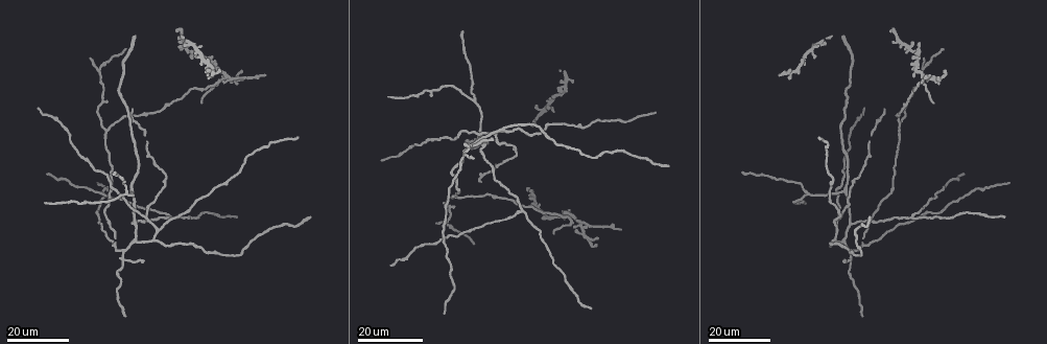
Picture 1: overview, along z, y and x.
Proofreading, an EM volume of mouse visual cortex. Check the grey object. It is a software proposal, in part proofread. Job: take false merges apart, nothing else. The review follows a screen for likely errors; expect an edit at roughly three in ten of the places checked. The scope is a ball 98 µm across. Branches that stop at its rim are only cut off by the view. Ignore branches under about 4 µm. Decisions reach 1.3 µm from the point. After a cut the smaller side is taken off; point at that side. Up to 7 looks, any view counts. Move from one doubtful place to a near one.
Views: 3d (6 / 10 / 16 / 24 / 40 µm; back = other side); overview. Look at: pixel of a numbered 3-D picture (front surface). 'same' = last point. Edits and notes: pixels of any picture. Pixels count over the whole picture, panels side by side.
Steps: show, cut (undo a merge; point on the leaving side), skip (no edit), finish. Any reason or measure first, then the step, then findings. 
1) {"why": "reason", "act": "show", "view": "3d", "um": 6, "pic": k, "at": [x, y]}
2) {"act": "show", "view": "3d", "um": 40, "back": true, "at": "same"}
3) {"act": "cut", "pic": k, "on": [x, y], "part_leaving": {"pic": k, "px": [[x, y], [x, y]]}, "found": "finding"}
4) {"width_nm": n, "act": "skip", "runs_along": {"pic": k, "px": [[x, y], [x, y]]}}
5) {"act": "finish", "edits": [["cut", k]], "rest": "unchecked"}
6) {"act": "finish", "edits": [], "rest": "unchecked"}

{"why": "a fork", "act": "show", "view": "3d", "um": 16, "pic": 1, "at": [910, 215]}

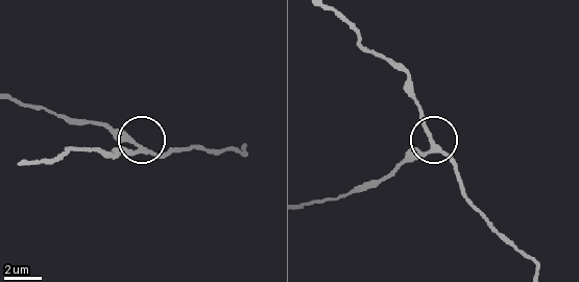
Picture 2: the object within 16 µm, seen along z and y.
{"act": "show", "view": "3d", "um": 10, "pic": 2, "at": [141, 148]}

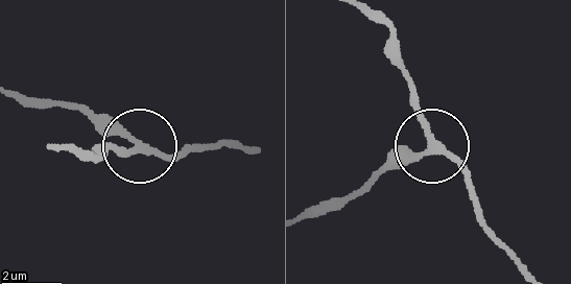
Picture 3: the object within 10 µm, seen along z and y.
{"width_nm": 230, "act": "skip", "runs_along": {"pic": 3, "px": [[78, 149], [146, 145], [181, 157]]}, "found": "all the same neuron"}

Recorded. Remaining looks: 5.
{"why": "branch point", "act": "show", "view": "3d", "um": 16, "pic": 1, "at": [843, 190]}

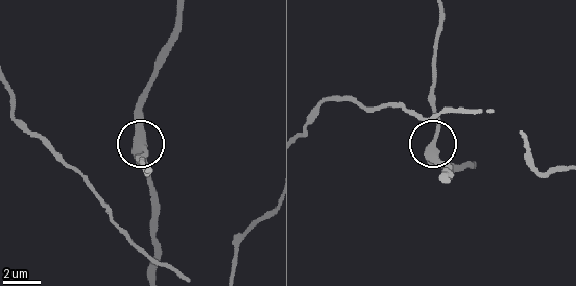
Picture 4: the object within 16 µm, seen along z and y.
{"why": "closer look", "act": "show", "view": "3d", "um": 6, "pic": 4, "at": [141, 143]}

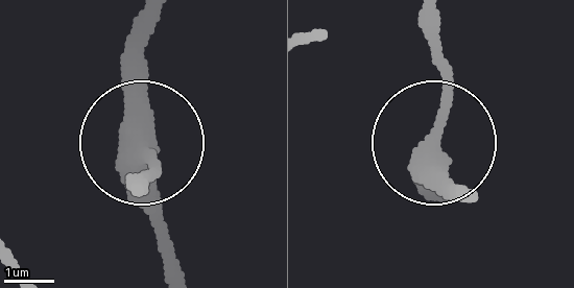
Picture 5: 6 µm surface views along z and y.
{"why": "other side", "act": "show", "view": "3d", "um": 6, "back": true, "pic": 5, "at": [432, 143]}

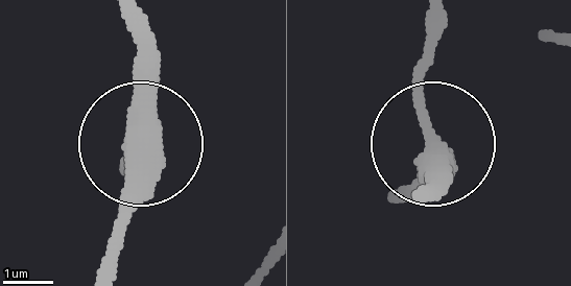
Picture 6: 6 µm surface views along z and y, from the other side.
{"arms": 3, "act": "skip", "found": "continuous, no second neuron"}

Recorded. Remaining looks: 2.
{"why": "small branch off a trunk", "act": "show", "view": "3d", "um": 24, "pic": 1, "at": [104, 131]}

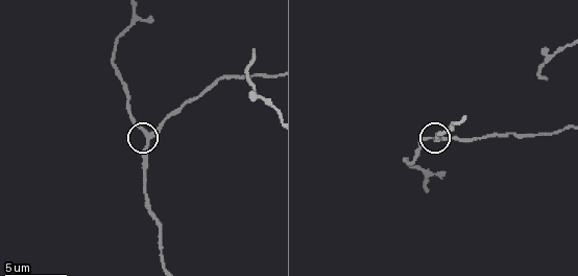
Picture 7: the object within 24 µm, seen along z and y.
{"why": "closer look", "act": "show", "view": "3d", "um": 10, "pic": 7, "at": [148, 134]}

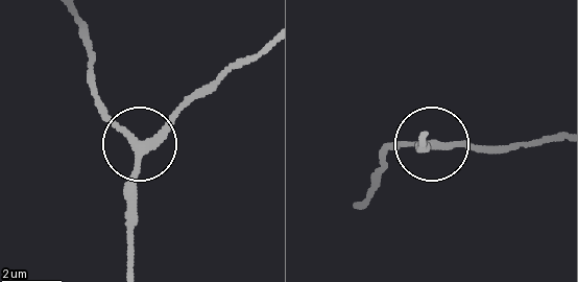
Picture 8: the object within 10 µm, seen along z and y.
{"arms": 3, "act": "skip", "found": "all the same neuron"}

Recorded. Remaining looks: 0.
{"act": "finish", "edits": [], "rest": "unchecked"}

